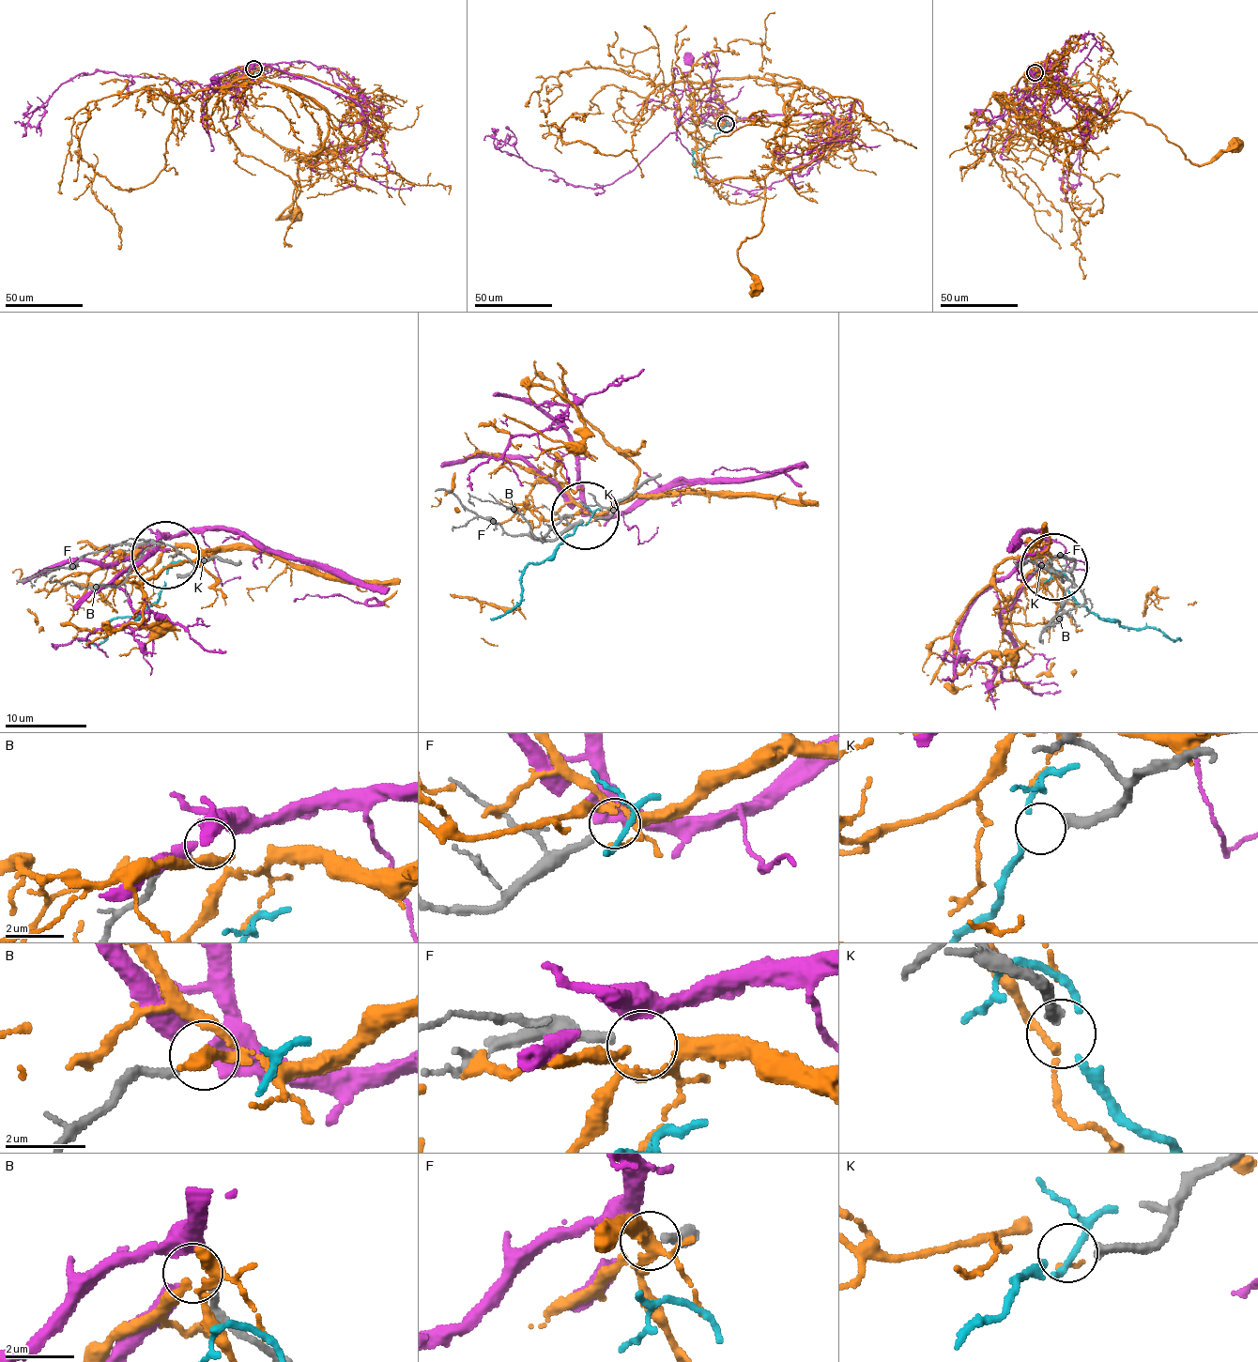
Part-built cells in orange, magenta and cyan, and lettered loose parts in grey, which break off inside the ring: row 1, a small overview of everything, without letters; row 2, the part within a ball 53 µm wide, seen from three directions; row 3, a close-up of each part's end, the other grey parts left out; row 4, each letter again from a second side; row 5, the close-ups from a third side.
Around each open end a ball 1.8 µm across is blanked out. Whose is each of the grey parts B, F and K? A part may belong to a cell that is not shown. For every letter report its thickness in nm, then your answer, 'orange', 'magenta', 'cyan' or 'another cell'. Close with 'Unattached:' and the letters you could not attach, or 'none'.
B: 190 nm thick; magenta
F: 260 nm thick; orange
K: 280 nm thick; another cell
Unattached: K

